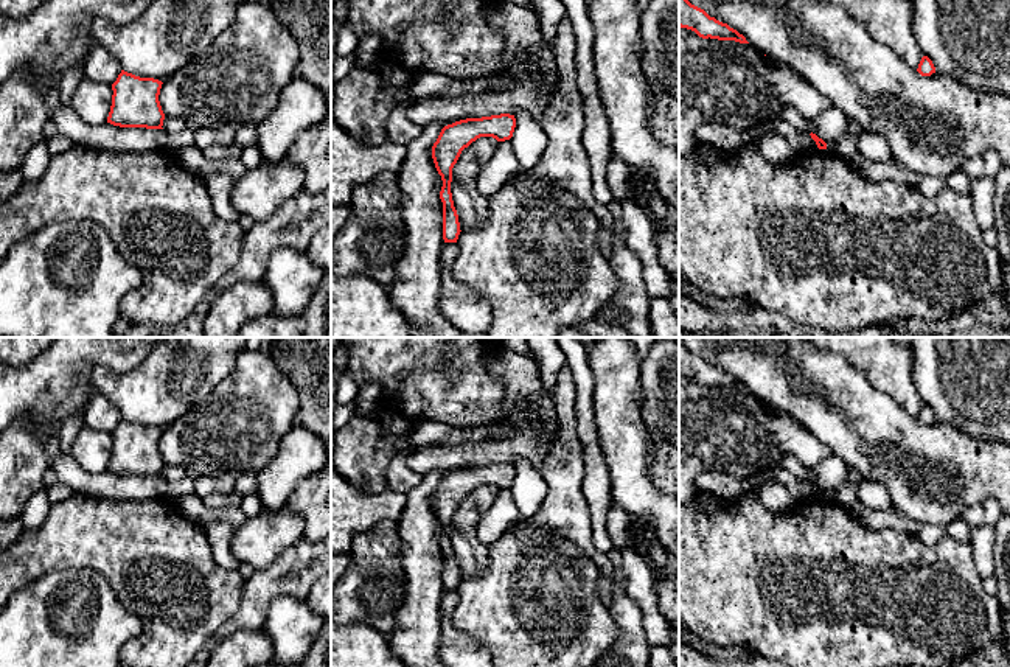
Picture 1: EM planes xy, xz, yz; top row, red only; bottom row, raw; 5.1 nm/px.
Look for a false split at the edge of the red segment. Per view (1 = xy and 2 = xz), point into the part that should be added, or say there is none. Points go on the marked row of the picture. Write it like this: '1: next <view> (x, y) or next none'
1: next none
2: next none

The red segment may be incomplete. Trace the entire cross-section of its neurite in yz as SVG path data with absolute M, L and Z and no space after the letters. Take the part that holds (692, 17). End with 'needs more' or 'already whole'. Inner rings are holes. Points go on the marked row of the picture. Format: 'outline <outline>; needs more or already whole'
outline M679 0L679 26L695 31L702 39L710 37L749 44L737 30L710 17L704 9L691 5L688 0Z; already whole

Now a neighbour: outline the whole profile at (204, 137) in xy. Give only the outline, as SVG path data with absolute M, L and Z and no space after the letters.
M225 123L222 126L205 126L194 131L194 146L205 151L211 145L228 146L235 143L235 126Z

